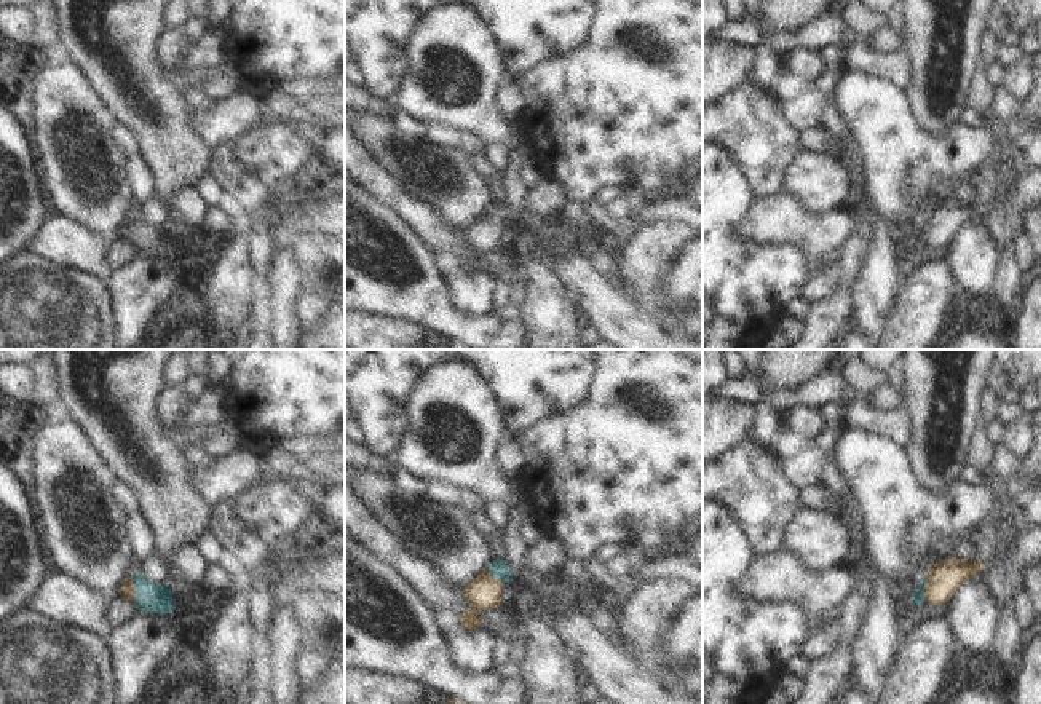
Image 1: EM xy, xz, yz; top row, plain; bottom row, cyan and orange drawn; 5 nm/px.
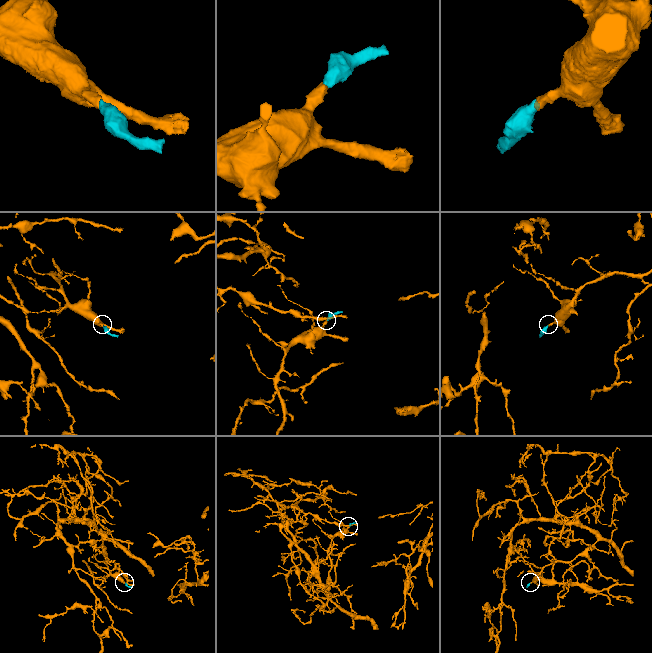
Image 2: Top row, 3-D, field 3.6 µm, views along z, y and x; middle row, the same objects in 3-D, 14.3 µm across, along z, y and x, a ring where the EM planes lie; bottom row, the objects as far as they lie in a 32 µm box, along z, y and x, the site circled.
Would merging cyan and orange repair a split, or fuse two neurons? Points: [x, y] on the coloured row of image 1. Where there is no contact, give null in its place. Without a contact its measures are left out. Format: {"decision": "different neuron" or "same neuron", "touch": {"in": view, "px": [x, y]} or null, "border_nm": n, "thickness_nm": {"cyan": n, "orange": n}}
{"decision": "same neuron", "touch": {"in": "xy", "px": [134, 589]}, "border_nm": 140, "thickness_nm": {"cyan": 140, "orange": 70}}

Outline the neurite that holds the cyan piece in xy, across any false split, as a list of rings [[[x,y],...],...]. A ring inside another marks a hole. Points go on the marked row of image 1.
[[[139,572],[121,581],[120,594],[131,600],[136,608],[166,616],[176,610],[172,591],[168,584],[153,584]]]

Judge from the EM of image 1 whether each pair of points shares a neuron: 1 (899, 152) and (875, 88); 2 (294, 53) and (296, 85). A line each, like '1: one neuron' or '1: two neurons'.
1: one neuron
2: two neurons

